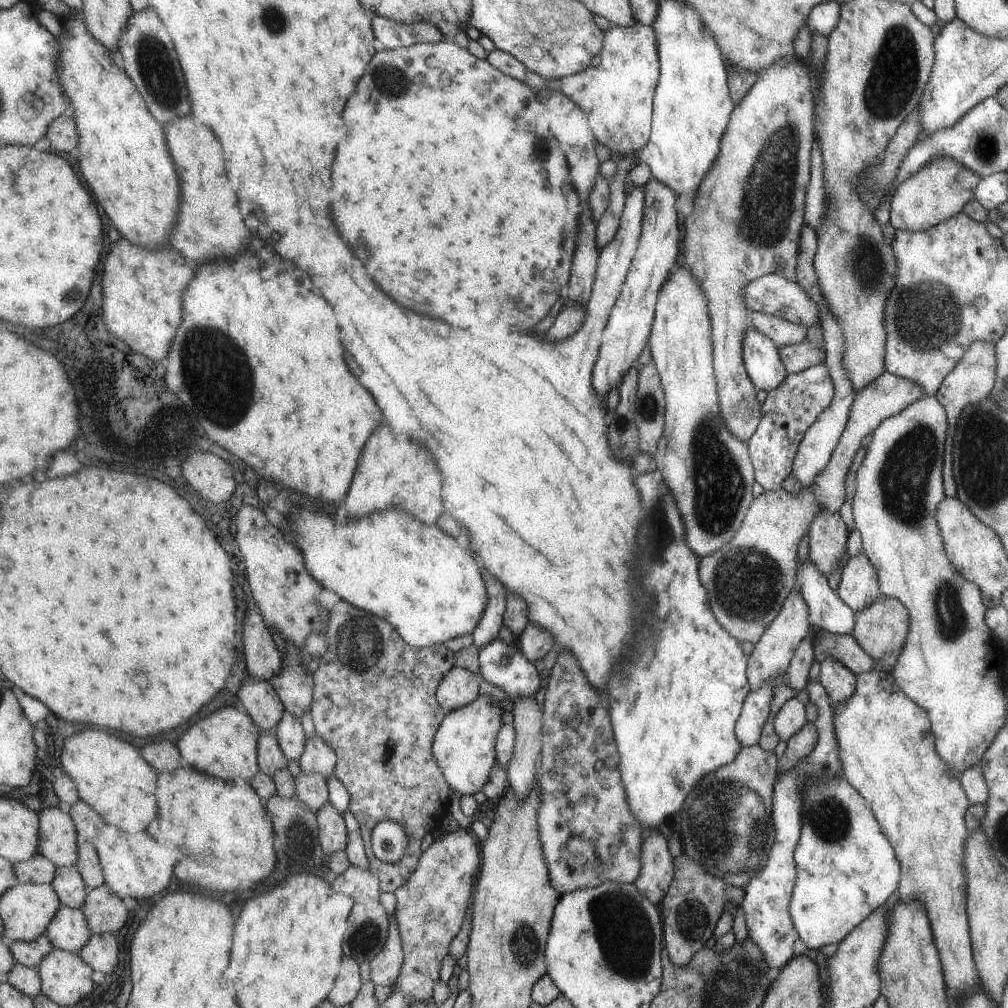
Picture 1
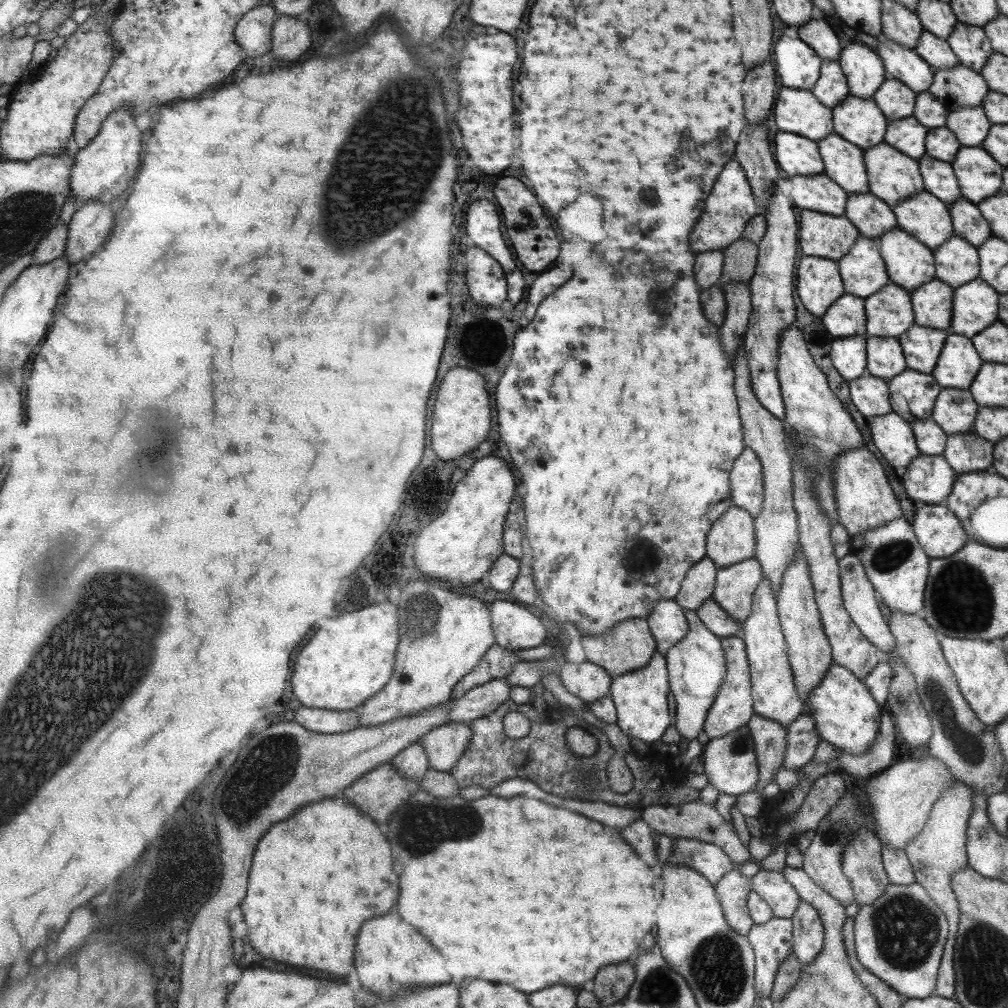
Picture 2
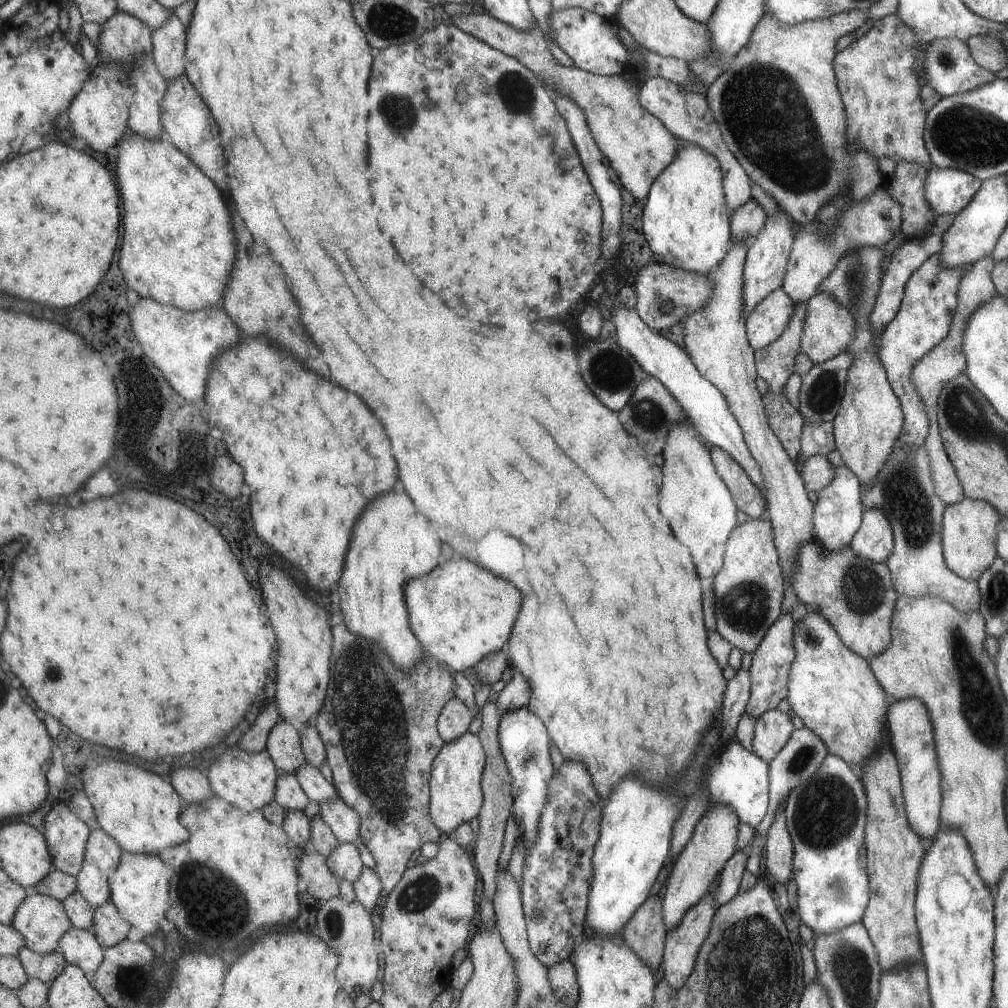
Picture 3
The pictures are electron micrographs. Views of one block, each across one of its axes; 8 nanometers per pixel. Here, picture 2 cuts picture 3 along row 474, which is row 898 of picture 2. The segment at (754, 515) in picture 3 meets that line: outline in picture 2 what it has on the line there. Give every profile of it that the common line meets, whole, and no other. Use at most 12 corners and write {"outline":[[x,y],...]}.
{"outline":[[733,866],[715,884],[729,925],[747,935],[755,924],[753,878]]}

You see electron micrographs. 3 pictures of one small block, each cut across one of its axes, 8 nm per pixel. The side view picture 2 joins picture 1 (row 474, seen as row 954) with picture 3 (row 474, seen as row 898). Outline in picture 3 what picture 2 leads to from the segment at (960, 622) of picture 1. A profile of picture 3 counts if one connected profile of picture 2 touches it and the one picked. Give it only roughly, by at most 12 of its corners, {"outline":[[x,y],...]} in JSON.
{"outline":[[925,446],[895,447],[863,507],[894,530],[895,591],[976,613],[979,583],[946,563]]}

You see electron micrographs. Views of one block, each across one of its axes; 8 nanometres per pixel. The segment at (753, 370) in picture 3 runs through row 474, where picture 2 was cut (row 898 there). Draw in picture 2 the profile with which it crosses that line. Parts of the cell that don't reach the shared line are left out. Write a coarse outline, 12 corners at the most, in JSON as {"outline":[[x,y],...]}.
{"outline":[[759,870],[753,890],[791,919],[802,898],[781,871]]}

